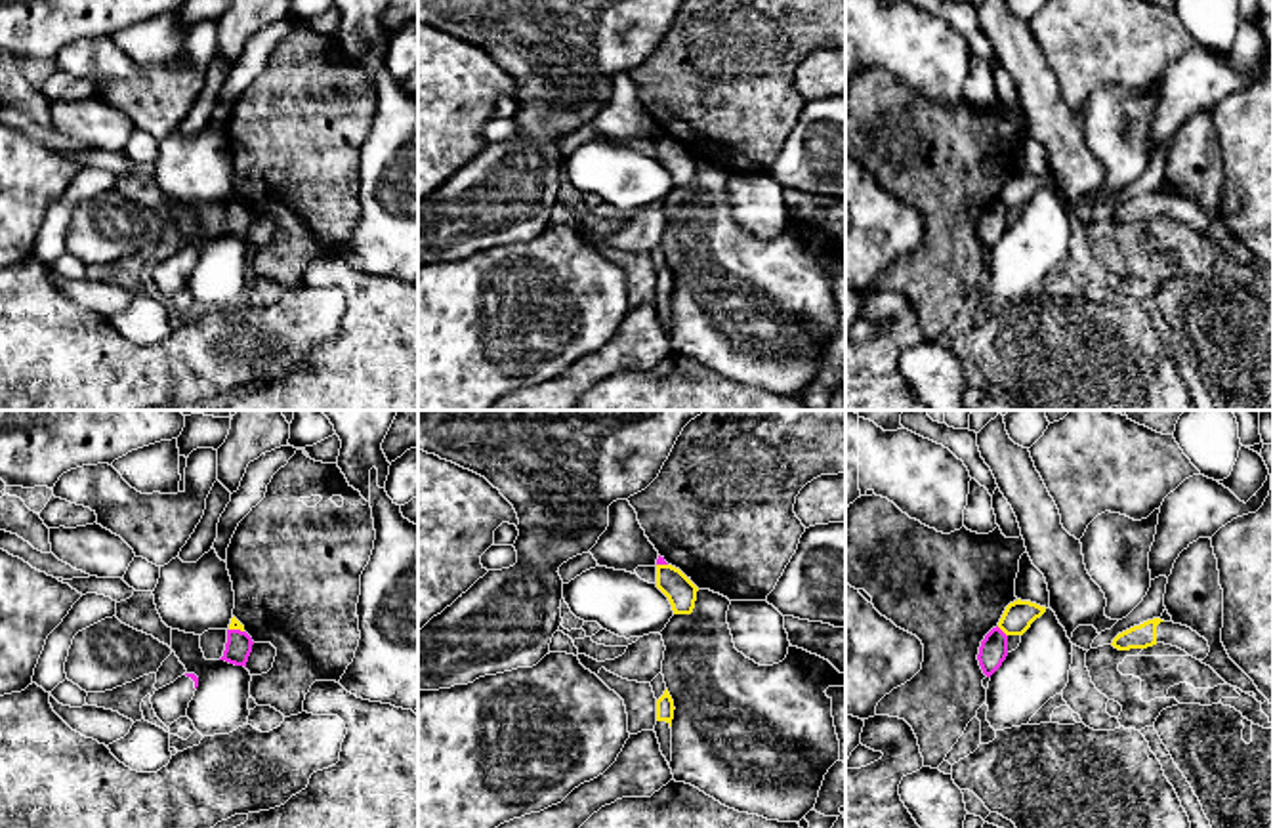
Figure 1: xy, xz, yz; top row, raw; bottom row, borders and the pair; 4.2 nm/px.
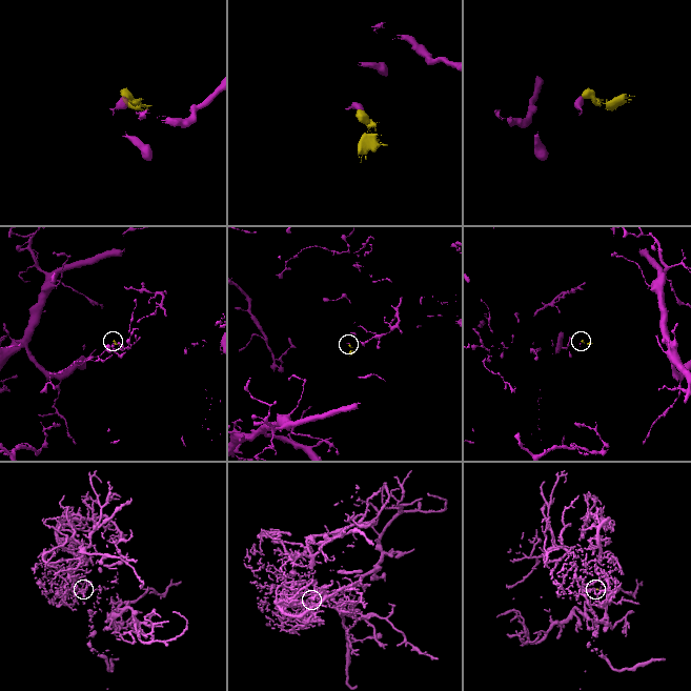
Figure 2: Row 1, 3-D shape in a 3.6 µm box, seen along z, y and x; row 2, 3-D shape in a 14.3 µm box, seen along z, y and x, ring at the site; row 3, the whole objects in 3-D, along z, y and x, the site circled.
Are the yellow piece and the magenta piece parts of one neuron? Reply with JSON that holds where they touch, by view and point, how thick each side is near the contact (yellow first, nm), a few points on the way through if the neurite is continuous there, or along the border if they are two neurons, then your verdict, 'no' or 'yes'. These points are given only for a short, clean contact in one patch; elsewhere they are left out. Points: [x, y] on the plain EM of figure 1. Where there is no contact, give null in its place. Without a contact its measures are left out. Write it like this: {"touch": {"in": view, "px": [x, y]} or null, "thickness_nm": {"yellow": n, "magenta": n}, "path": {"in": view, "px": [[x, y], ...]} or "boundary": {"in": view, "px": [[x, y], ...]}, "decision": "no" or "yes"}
{"touch": {"in": "yz", "px": [1002, 203]}, "thickness_nm": {"yellow": 130, "magenta": 120}, "boundary": {"in": "yz", "px": [[997, 199], [1006, 208]]}, "decision": "no"}

